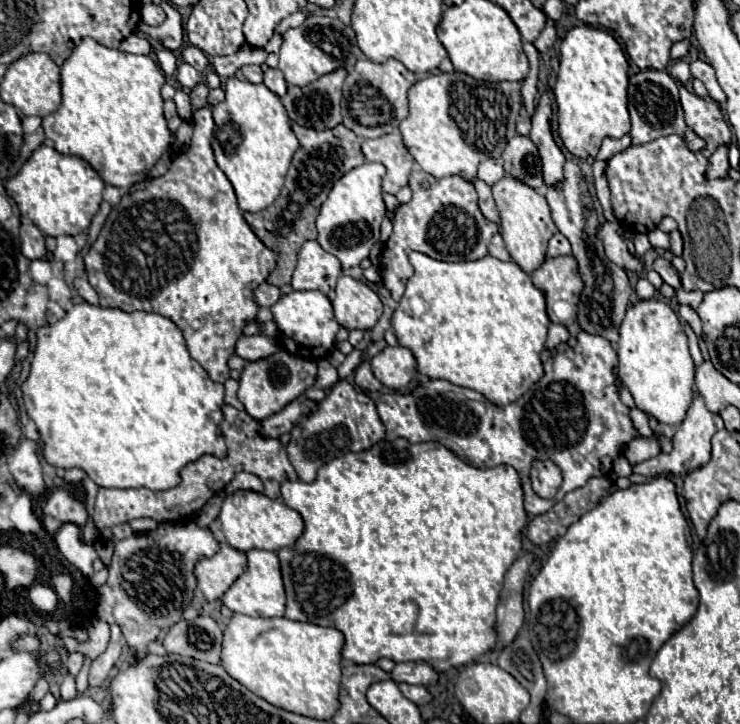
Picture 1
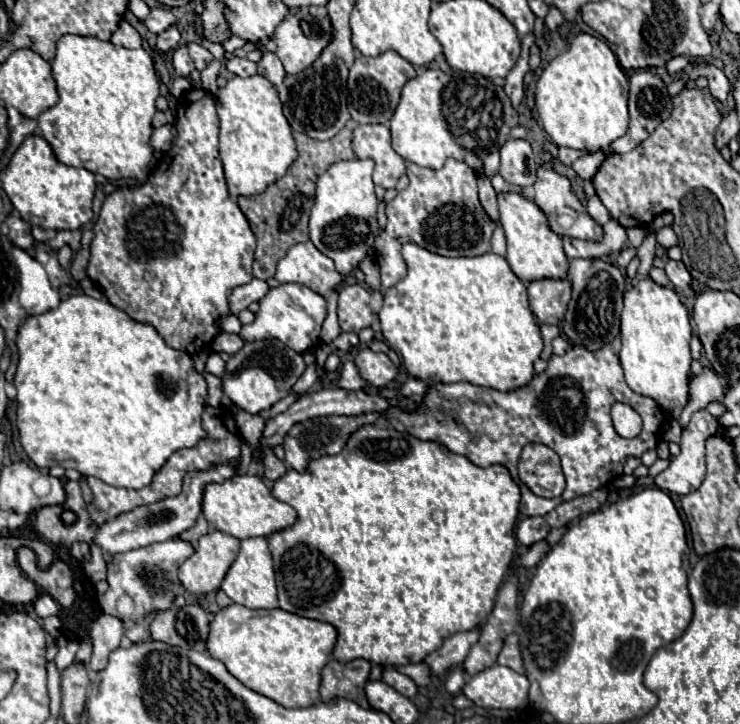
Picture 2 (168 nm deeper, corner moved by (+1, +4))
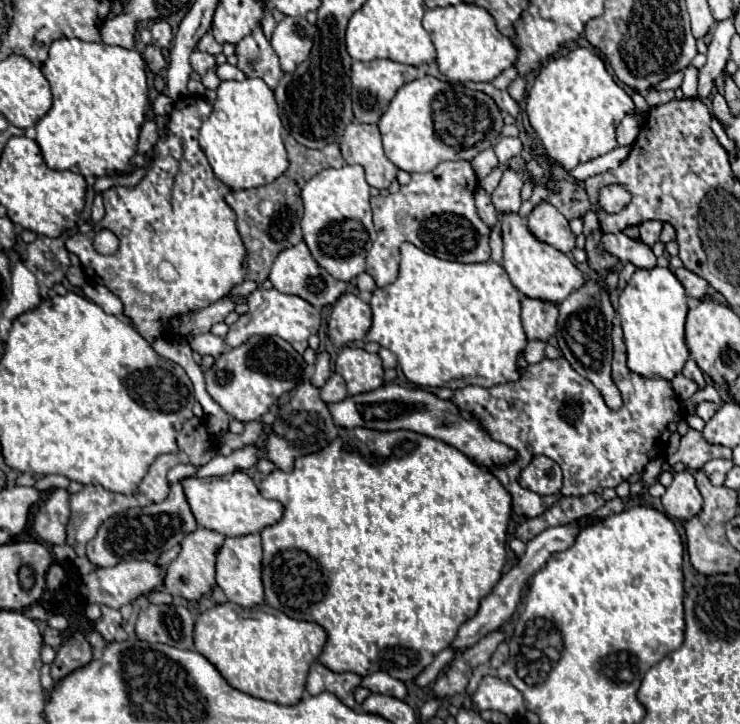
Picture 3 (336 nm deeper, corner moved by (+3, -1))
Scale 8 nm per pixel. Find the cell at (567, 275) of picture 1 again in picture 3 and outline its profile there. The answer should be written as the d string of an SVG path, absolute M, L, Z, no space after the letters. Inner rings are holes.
M522 296L522 326L528 340L548 342L552 334L556 334L556 318L558 306L534 298Z

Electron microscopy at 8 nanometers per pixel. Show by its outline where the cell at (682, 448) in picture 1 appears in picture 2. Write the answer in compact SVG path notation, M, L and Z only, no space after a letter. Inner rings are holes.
M696 411L690 419L690 423L682 429L682 437L680 437L680 455L670 459L670 465L654 479L656 485L660 489L668 489L668 493L678 493L678 495L686 495L690 491L694 491L704 475L706 475L706 447L704 441L712 435L716 435L720 431L720 423L716 417L712 417L708 411Z

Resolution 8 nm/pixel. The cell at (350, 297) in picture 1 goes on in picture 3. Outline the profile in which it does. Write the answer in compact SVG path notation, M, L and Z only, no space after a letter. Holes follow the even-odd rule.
M346 292L338 298L328 320L328 338L334 346L358 342L366 336L372 324L372 310L358 296Z

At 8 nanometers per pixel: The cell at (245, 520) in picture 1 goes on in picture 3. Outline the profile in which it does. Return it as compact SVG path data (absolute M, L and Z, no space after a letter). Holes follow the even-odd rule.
M242 470L218 478L184 478L182 486L198 526L220 532L222 536L256 534L262 528L276 524L284 512L280 502L268 500L258 492L254 480Z

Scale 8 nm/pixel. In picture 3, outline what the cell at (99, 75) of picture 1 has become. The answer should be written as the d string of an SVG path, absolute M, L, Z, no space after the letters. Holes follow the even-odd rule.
M60 38L52 42L48 50L48 60L42 64L42 74L52 88L52 108L36 124L36 142L52 170L70 170L82 174L92 174L96 178L116 172L132 170L130 158L136 154L138 132L146 120L148 110L148 80L146 64L136 50L126 50L120 46L108 46L98 42L82 42L78 38Z

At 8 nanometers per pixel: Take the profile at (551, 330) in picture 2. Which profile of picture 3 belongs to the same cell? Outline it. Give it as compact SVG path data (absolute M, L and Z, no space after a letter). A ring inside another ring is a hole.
M538 340L528 342L528 344L526 344L526 350L524 350L526 362L528 362L528 364L540 362L540 360L544 358L544 348L546 348L546 342L538 342Z

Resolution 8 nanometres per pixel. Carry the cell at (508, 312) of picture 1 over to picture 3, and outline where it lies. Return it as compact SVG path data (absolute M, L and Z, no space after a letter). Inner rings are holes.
M404 242L400 246L400 252L402 252L402 260L400 260L400 268L398 268L398 278L392 284L384 286L384 288L376 288L372 292L372 298L368 302L370 308L372 308L372 328L368 330L368 334L360 342L360 346L366 346L368 342L378 342L382 348L392 350L398 358L398 366L404 372L404 376L410 382L418 384L418 386L428 386L428 388L440 386L440 388L458 390L458 388L464 388L464 386L470 386L470 384L490 388L490 386L498 386L498 384L504 384L504 382L518 380L518 352L524 352L524 348L526 348L526 334L524 334L524 328L522 328L522 322L520 322L520 292L512 286L512 282L510 282L508 274L504 272L504 268L496 262L462 264L462 262L440 260L436 256L430 256L430 254L422 252L420 248L416 248L410 242Z

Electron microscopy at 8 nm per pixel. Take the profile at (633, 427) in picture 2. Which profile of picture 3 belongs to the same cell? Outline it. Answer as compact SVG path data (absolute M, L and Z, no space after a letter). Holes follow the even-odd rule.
M586 282L580 290L572 292L564 302L558 304L560 316L558 316L558 332L556 340L560 346L562 356L570 362L570 366L584 378L588 378L604 396L608 408L618 410L622 406L622 398L618 394L618 388L612 382L610 364L612 364L612 320L614 320L614 308L610 304L608 292L598 286L596 282Z

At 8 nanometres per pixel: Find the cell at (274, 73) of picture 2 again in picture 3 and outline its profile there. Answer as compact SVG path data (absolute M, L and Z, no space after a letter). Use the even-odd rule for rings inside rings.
M260 24L236 44L236 58L238 70L242 70L248 78L262 78L270 88L274 88L284 76L278 56L274 54Z

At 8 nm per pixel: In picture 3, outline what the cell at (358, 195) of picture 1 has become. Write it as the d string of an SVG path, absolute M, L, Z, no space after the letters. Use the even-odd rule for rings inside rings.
M346 164L338 170L326 168L304 184L300 196L304 202L302 234L314 260L338 280L350 280L362 274L366 268L366 254L376 238L370 210L370 186L364 180L362 166Z

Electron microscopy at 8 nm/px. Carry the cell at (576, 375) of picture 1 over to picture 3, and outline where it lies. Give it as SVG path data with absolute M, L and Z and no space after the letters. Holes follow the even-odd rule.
M614 326L612 362L612 378L624 400L620 410L610 410L598 388L574 372L562 356L556 360L544 358L518 372L520 378L516 382L506 382L494 388L460 388L454 392L452 402L462 410L472 412L494 440L504 442L518 452L518 458L510 466L494 470L494 476L510 492L512 510L528 518L540 516L558 500L558 496L544 498L520 486L520 474L534 456L548 456L562 468L562 496L584 496L588 492L600 494L604 488L616 488L632 474L640 474L648 460L658 454L662 456L672 432L686 416L670 382L664 378L642 378L626 366L626 346L620 326Z

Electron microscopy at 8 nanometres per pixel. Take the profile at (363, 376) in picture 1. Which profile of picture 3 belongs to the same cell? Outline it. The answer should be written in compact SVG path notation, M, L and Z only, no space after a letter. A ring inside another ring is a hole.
M332 372L328 382L320 388L320 398L326 402L326 404L334 404L334 402L342 402L344 398L348 396L346 392L346 382L340 374Z

